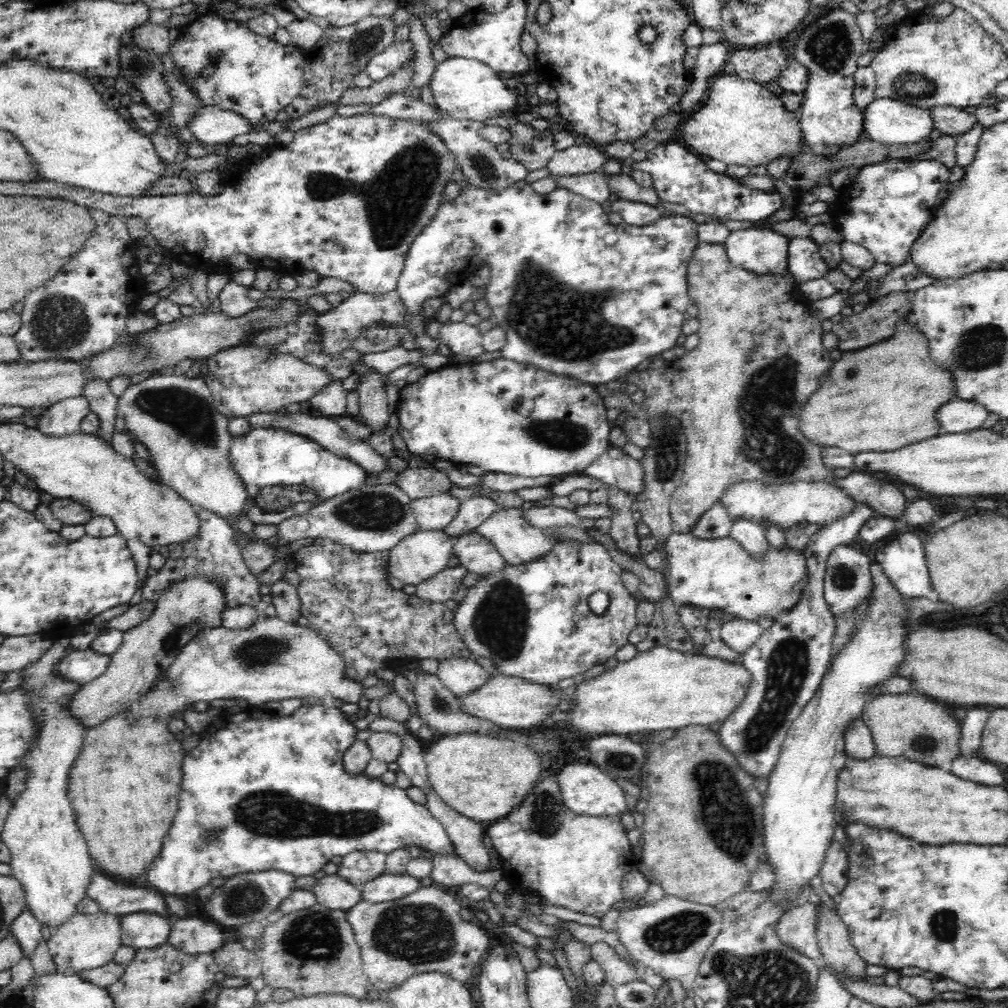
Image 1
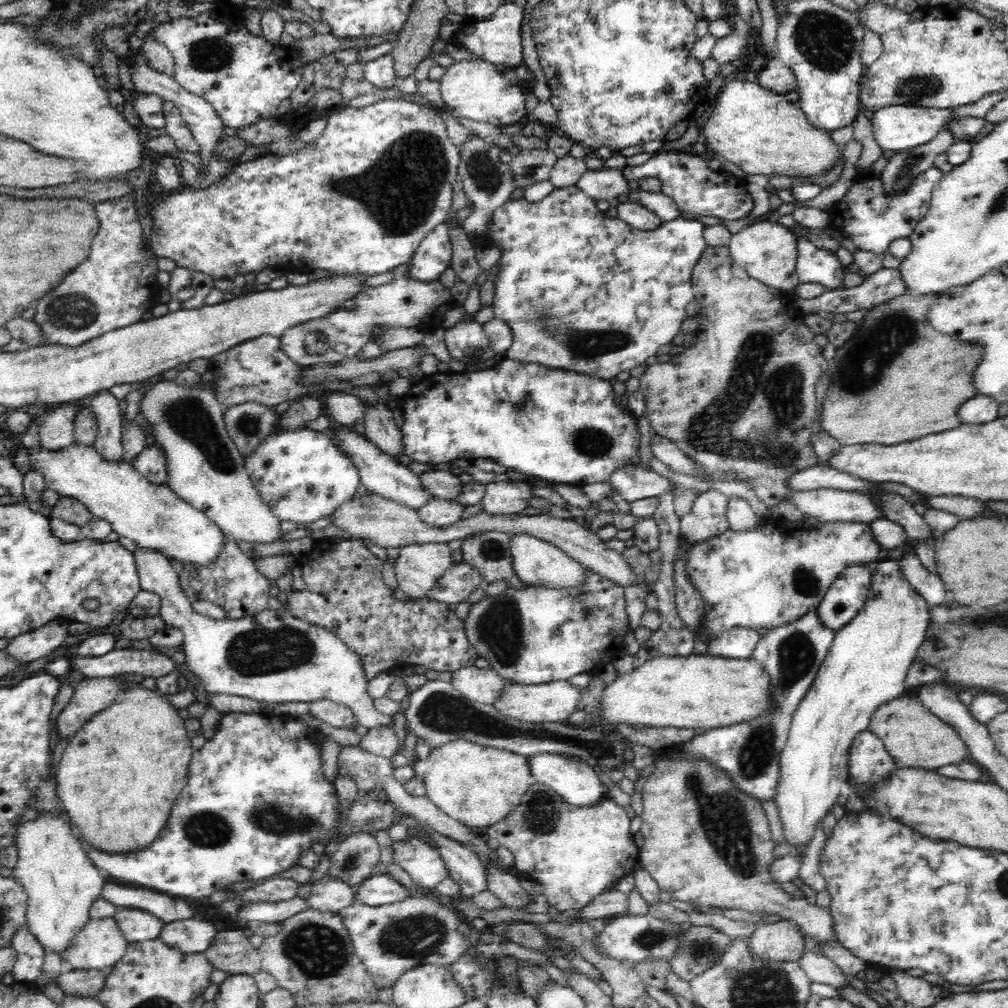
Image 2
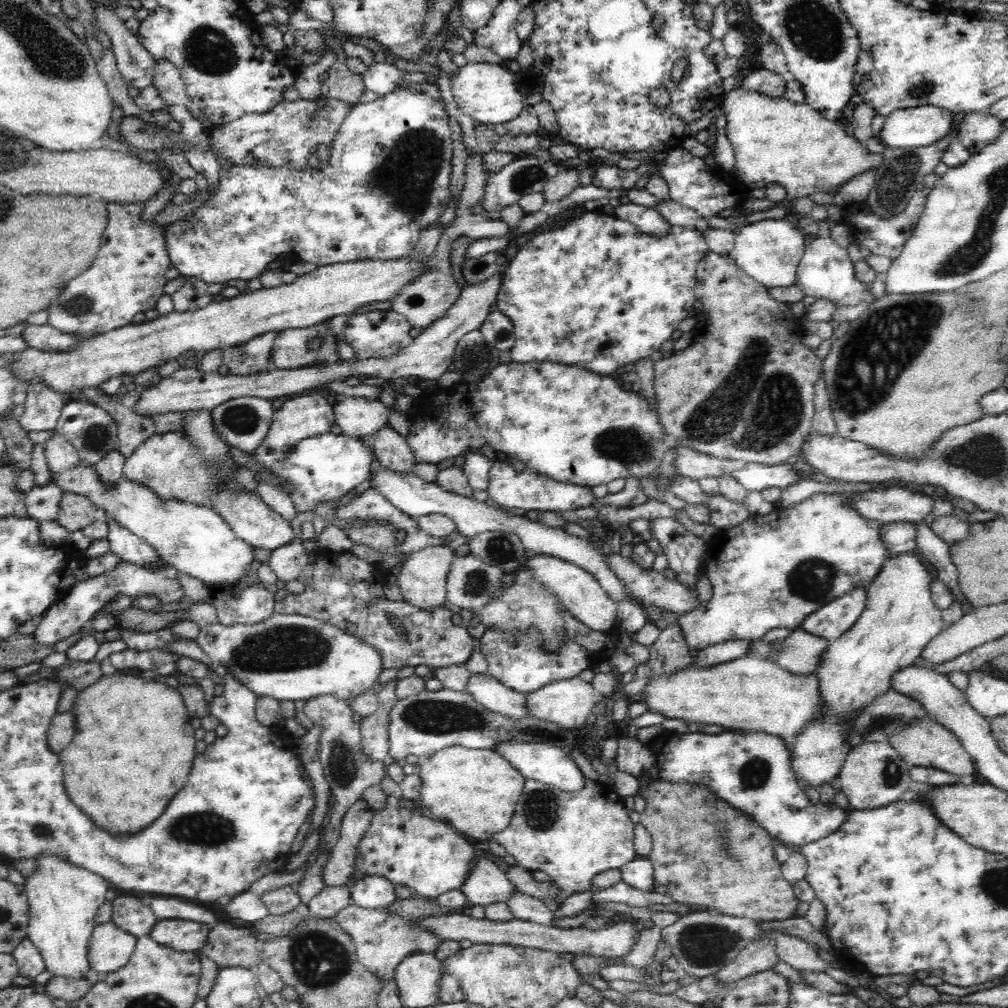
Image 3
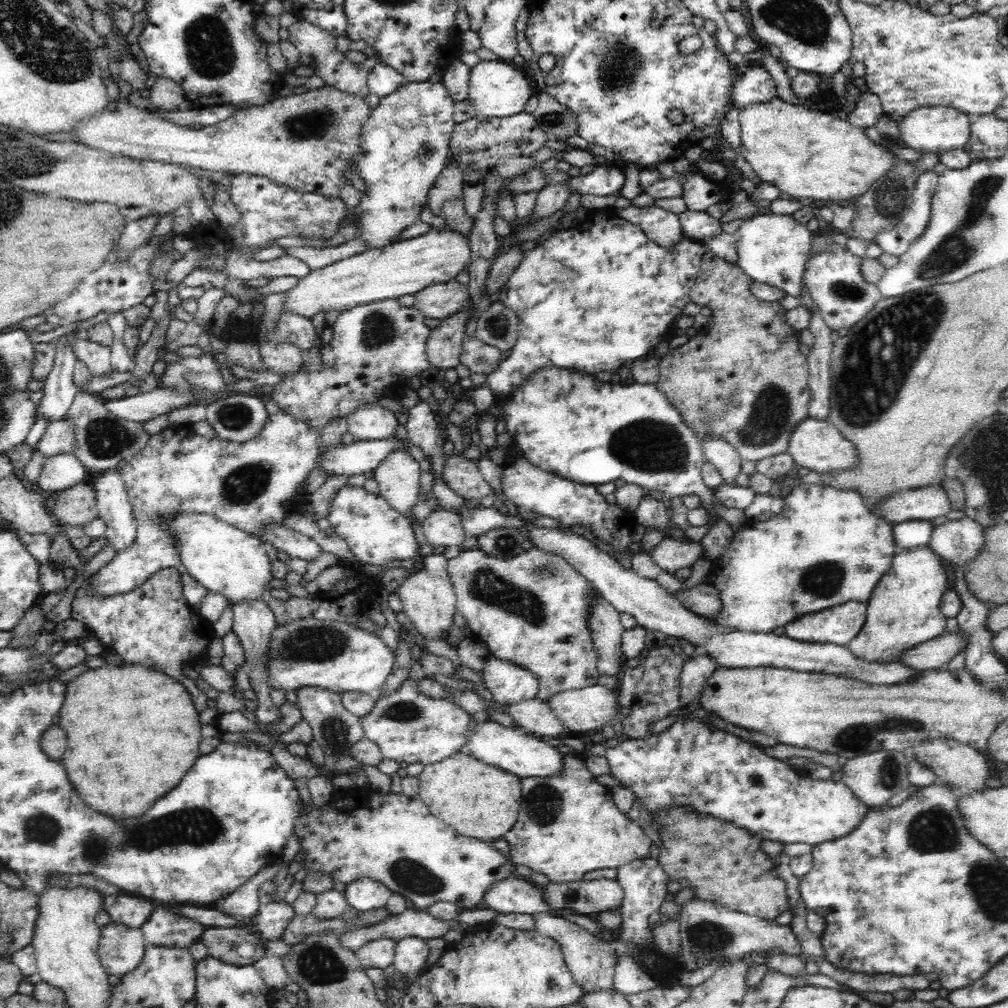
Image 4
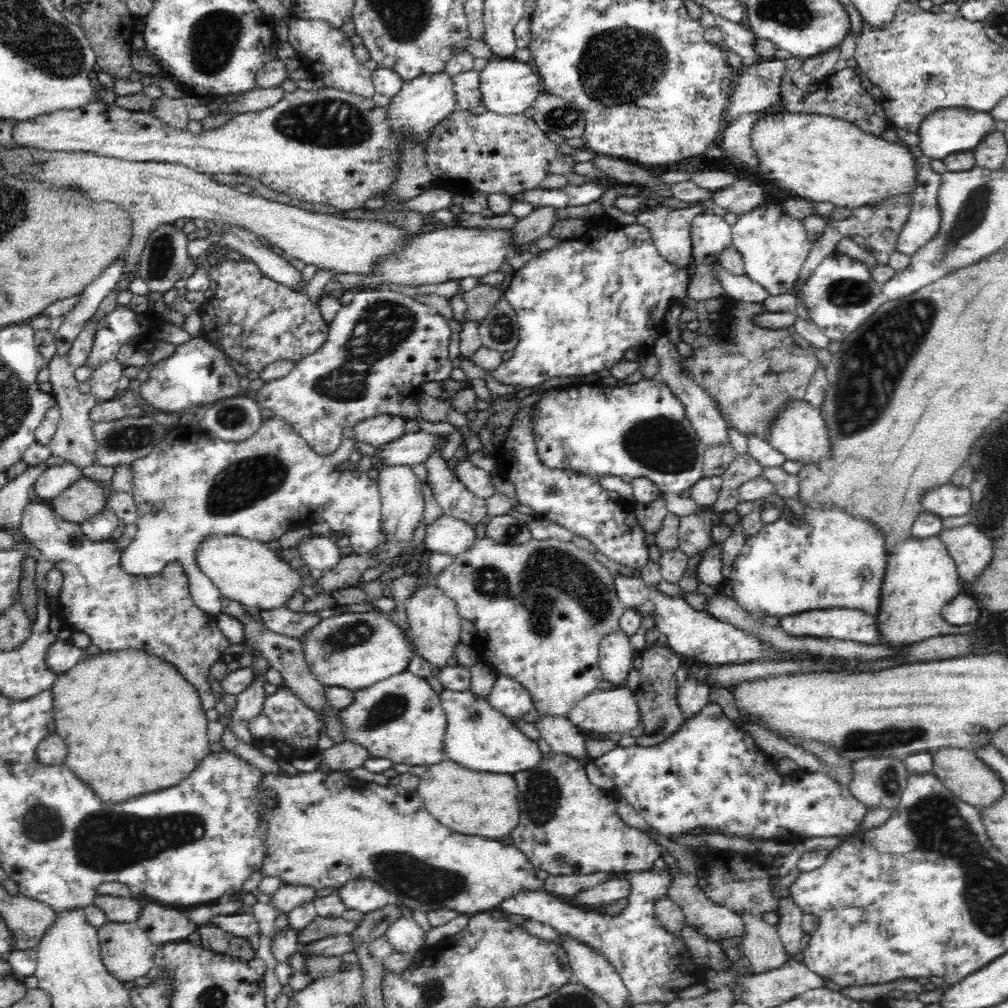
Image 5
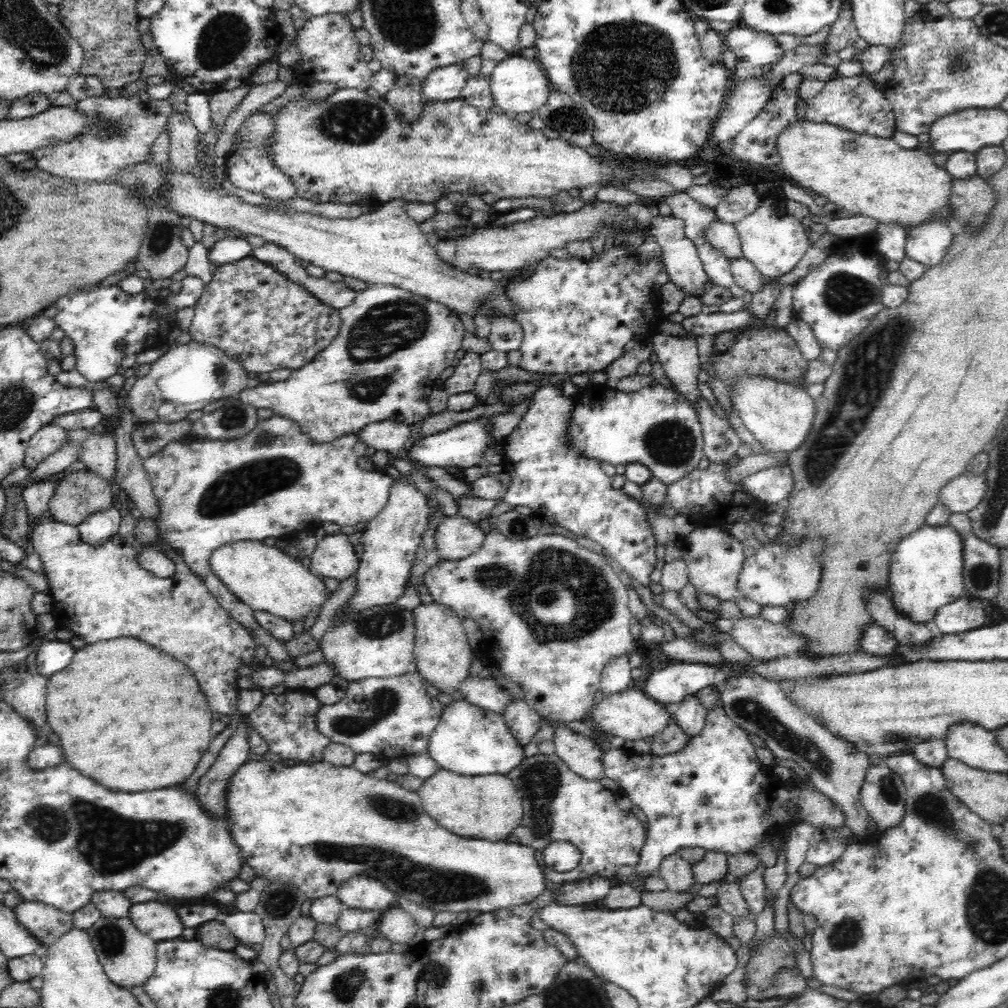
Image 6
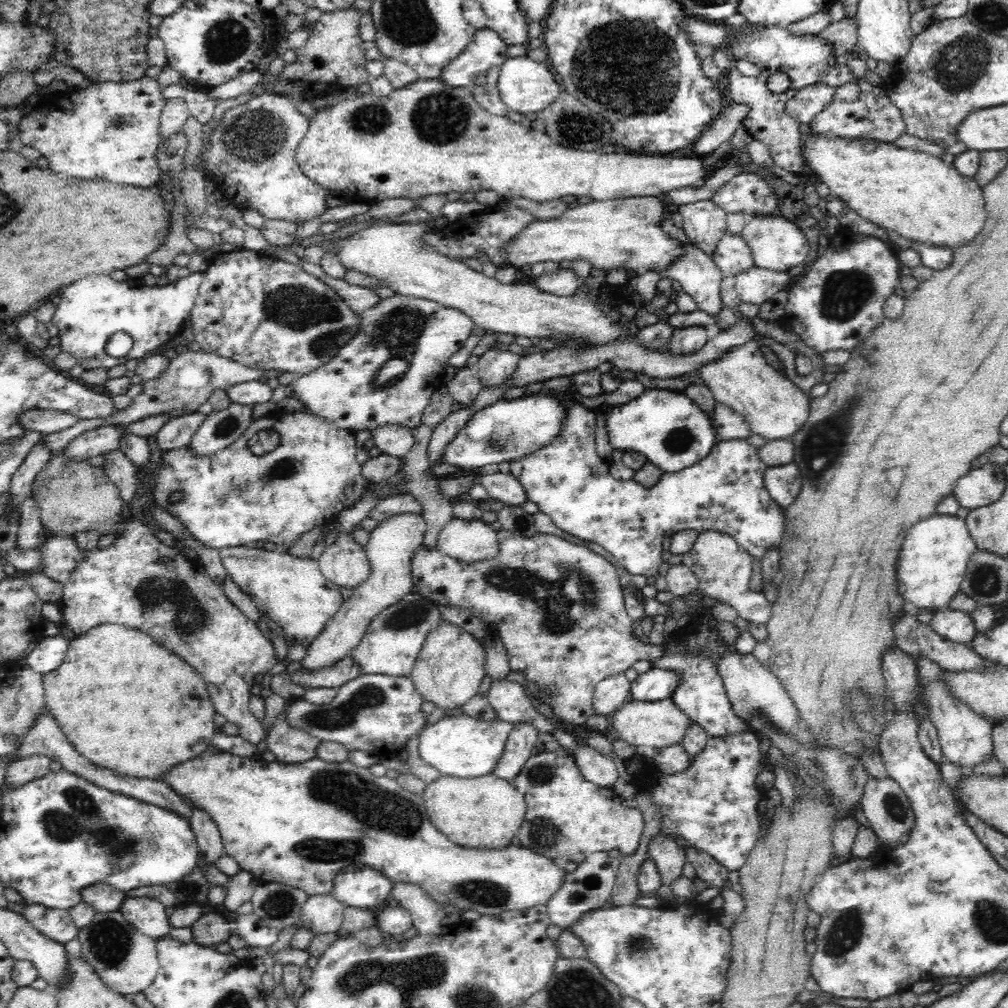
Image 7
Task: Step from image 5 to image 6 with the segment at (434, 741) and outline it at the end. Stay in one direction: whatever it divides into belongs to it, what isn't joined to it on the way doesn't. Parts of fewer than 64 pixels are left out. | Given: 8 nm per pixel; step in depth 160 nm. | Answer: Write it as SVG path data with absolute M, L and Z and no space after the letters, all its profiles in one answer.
M418 672L402 674L392 678L365 678L349 682L344 696L333 705L321 705L315 714L316 728L331 742L345 744L356 754L386 754L389 759L398 756L428 754L428 741L439 724L444 705L426 692L426 682Z

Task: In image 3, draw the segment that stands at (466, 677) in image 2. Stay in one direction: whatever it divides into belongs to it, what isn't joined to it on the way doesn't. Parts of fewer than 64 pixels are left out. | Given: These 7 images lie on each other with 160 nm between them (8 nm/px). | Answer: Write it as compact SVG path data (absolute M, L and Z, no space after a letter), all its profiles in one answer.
M471 674L466 692L484 708L508 718L528 718L525 694L512 690L496 678L486 674Z

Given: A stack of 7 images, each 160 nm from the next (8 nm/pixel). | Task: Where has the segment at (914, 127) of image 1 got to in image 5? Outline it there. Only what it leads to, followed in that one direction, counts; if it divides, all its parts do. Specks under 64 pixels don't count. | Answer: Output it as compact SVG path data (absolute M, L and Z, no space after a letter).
M942 108L932 111L921 120L917 128L920 142L917 153L924 154L931 159L943 160L954 153L972 151L980 142L1001 124L990 113L977 112L974 109Z

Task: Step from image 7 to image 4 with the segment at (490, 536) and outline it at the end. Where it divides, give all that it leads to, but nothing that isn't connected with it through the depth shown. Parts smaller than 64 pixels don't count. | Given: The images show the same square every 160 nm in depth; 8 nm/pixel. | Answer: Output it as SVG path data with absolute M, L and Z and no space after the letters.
M438 510L435 513L430 513L421 522L421 526L429 547L462 547L462 542L466 537L456 512L449 512L448 510Z

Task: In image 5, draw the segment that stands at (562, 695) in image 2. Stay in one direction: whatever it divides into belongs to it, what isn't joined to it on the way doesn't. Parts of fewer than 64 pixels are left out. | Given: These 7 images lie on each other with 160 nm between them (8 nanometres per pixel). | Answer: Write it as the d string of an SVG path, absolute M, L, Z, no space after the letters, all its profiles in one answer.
M617 686L615 689L594 689L590 691L580 702L569 710L569 720L578 729L590 730L590 732L600 732L600 734L610 734L618 732L620 735L629 734L640 726L640 711L638 711L638 700L634 697L634 692L627 686Z

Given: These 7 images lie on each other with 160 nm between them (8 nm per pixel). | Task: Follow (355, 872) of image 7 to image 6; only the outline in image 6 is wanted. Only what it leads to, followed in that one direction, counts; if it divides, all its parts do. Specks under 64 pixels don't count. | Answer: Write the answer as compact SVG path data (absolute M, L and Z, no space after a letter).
M366 876L350 878L337 891L337 897L348 908L386 911L396 906L397 897L384 883Z

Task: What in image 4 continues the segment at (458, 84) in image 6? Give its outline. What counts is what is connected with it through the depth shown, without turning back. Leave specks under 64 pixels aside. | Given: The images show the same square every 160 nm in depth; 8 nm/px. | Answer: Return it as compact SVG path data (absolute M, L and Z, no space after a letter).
M414 81L409 83L405 82L398 90L392 91L392 94L381 97L379 104L369 111L369 114L364 120L364 126L360 128L360 140L357 146L357 148L360 149L360 154L356 154L356 160L354 160L358 161L358 172L360 172L360 176L364 178L364 182L368 184L368 194L362 196L362 200L360 200L358 208L354 210L354 216L352 216L352 218L354 218L356 224L362 228L362 236L360 236L360 238L366 240L366 242L370 244L370 248L382 249L386 248L386 244L392 245L394 236L398 236L404 228L408 228L410 224L414 224L414 222L418 220L418 212L420 212L422 206L426 206L426 195L430 187L448 164L447 156L449 154L452 132L454 132L453 128L455 127L455 122L452 119L454 103L455 100L450 96L450 93L448 93L448 89L446 89L446 85L444 85L443 81L436 83L430 81Z

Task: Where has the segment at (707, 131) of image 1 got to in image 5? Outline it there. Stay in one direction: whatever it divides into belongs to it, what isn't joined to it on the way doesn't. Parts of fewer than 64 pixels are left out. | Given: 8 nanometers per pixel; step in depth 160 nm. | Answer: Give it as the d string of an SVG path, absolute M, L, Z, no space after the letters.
M764 110L753 123L752 129L749 146L753 150L753 156L757 158L762 174L770 180L776 180L782 188L792 190L796 196L802 196L803 199L812 198L818 202L830 202L834 206L854 209L880 204L896 194L913 196L917 151L900 142L890 142L862 131L855 123L834 118L832 115Z

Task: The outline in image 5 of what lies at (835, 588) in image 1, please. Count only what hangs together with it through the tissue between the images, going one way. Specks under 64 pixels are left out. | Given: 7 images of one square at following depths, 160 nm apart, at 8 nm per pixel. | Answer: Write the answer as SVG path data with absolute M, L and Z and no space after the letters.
M841 608L808 611L781 618L781 627L792 636L836 638L879 644L876 617L862 610Z

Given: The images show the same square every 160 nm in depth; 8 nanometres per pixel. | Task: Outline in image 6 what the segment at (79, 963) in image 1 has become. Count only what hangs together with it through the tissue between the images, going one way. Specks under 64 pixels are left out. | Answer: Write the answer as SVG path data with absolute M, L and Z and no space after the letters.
M102 916L87 933L90 934L92 947L95 948L105 973L118 986L133 990L136 986L142 987L142 984L152 976L157 964L158 942L148 934L140 932L129 917Z

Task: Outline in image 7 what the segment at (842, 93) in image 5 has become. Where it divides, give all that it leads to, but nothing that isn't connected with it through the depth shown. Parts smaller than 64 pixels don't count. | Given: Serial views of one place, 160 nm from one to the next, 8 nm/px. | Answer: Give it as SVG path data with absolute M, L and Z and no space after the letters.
M852 78L850 82L837 86L832 102L809 122L817 134L839 136L848 139L871 139L892 143L905 134L905 122L901 110L888 98L884 86L873 86L862 78Z

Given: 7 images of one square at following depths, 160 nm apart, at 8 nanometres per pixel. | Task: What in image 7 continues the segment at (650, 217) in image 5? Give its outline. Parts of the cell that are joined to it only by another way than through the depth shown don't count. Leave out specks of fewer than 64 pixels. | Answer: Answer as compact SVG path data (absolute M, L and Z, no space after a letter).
M679 241L681 253L674 258L664 272L662 278L668 277L682 285L686 294L690 295L697 308L710 316L718 316L722 310L720 299L720 282L724 277L712 257L702 249L690 243Z

